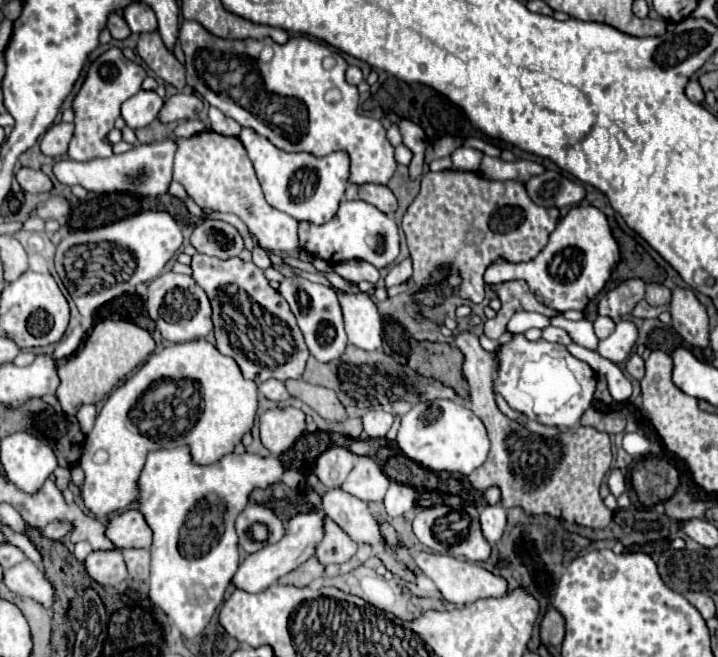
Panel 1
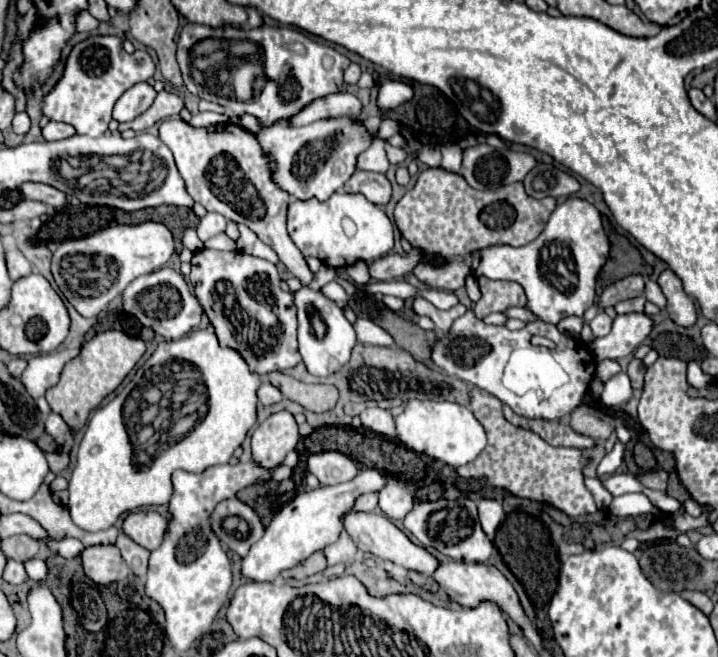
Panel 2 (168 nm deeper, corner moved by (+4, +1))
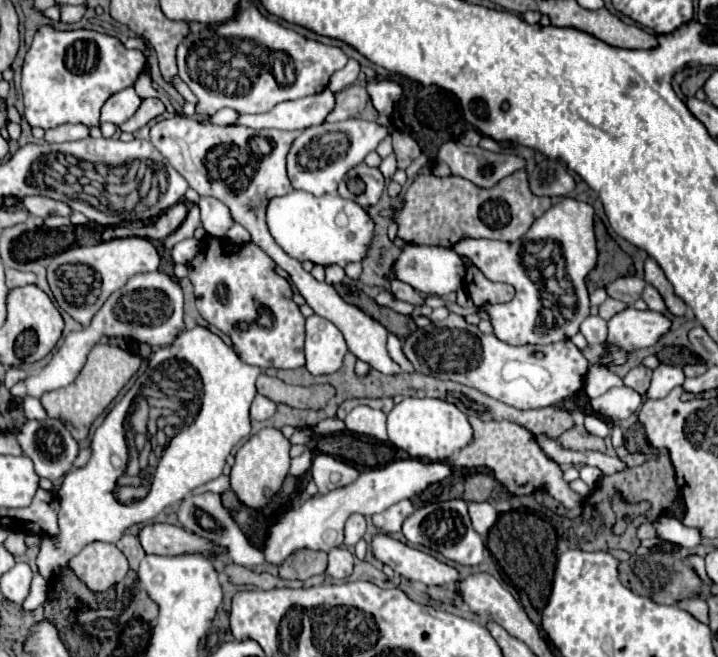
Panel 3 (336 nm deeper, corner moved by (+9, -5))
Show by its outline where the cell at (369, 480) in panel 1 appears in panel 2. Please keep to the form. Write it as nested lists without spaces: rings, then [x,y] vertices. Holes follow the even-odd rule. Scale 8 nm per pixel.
[[[369,492],[369,494],[365,494],[365,496],[359,496],[357,500],[355,500],[355,508],[357,510],[365,510],[365,512],[371,512],[375,506],[377,506],[377,492]]]

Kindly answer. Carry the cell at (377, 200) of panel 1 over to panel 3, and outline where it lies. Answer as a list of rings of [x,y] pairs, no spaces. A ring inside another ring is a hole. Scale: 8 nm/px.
[[[362,162],[346,174],[346,180],[344,180],[342,186],[346,186],[346,190],[350,192],[348,198],[358,202],[362,208],[368,208],[368,206],[372,206],[380,200],[384,188],[386,188],[386,182],[384,182],[384,176],[380,174],[378,168],[370,168],[366,162]],[[352,182],[358,184],[358,186],[352,186]],[[348,184],[350,184],[350,188],[348,188]],[[352,188],[358,188],[358,190],[362,188],[362,192],[356,194],[356,192],[352,192]]]

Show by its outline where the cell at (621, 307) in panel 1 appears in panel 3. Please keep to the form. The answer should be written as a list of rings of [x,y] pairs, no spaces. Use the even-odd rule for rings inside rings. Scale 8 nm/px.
[[[624,276],[624,278],[618,278],[618,280],[610,282],[606,286],[606,290],[608,290],[608,296],[612,296],[616,300],[622,300],[628,306],[632,306],[642,296],[644,286],[646,286],[646,280],[642,280],[638,276]]]

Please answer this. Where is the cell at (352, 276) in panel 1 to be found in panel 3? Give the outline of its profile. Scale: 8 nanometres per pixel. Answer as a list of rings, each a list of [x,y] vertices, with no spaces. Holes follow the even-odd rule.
[[[408,246],[402,250],[400,258],[396,260],[396,278],[410,284],[418,292],[424,294],[436,294],[436,296],[446,296],[450,292],[456,292],[462,286],[464,280],[464,264],[460,256],[452,248],[442,248],[442,246]]]

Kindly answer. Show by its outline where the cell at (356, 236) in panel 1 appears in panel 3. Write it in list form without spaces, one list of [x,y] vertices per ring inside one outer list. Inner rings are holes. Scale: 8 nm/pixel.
[[[292,190],[280,198],[272,198],[272,202],[268,202],[266,222],[272,238],[288,256],[322,266],[346,266],[364,260],[374,232],[374,222],[360,204],[344,200],[338,194],[316,198],[304,190]]]

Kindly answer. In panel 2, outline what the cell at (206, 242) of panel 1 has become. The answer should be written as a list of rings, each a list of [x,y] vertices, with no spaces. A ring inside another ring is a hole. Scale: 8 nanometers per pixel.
[[[209,212],[205,218],[201,218],[201,222],[199,222],[199,226],[197,226],[199,240],[205,242],[205,240],[209,240],[209,238],[221,234],[221,232],[225,232],[225,224],[227,224],[227,220],[225,220],[221,214]]]

